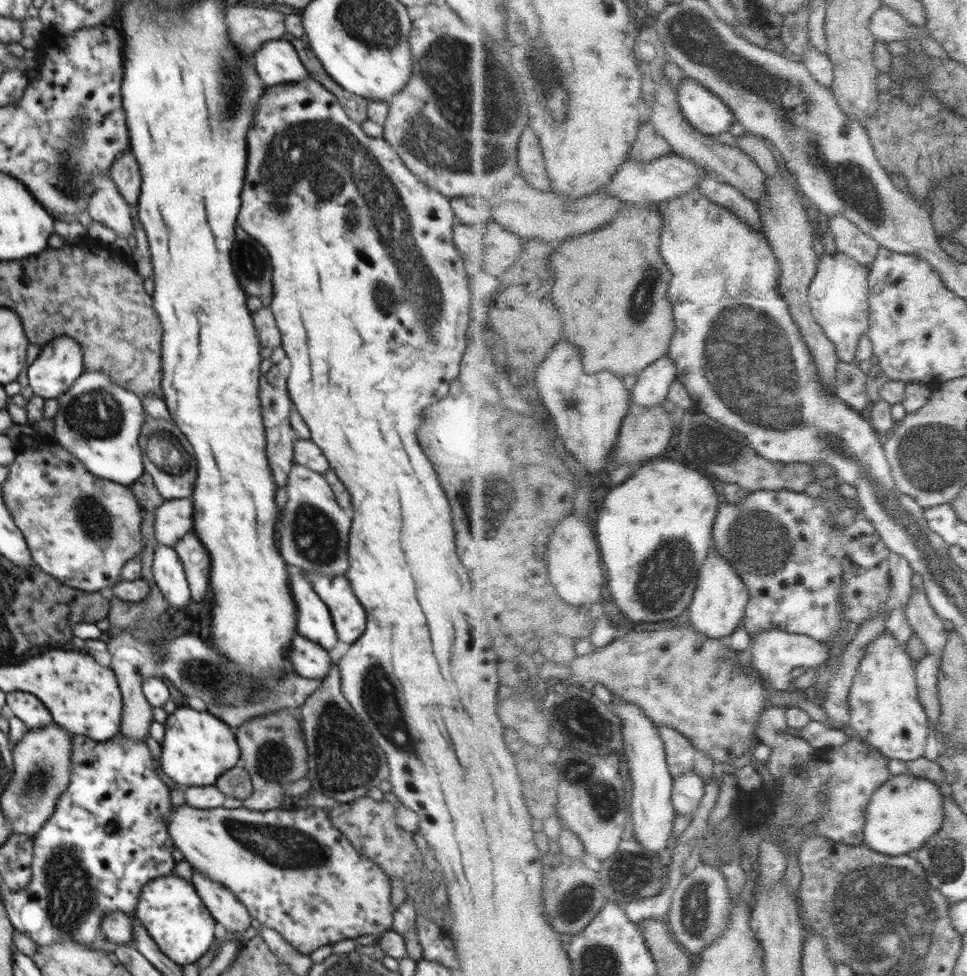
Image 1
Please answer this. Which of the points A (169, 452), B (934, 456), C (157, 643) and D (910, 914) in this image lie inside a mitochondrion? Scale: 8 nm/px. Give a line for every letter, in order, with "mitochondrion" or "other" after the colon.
A: mitochondrion
B: mitochondrion
C: other
D: mitochondrion

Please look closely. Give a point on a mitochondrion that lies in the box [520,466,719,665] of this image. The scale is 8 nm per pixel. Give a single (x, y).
(664, 587)

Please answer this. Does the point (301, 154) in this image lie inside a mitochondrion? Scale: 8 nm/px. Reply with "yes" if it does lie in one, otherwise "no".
yes

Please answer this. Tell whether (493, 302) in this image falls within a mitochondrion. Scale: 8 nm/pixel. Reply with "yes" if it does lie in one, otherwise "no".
no

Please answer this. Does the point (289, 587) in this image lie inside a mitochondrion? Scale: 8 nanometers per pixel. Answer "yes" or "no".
no

